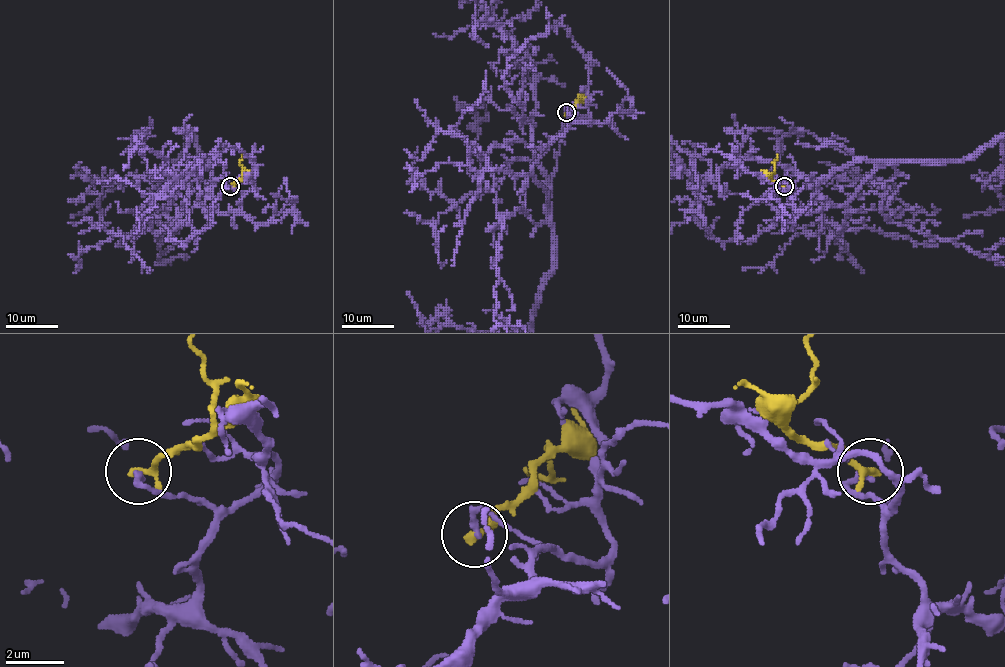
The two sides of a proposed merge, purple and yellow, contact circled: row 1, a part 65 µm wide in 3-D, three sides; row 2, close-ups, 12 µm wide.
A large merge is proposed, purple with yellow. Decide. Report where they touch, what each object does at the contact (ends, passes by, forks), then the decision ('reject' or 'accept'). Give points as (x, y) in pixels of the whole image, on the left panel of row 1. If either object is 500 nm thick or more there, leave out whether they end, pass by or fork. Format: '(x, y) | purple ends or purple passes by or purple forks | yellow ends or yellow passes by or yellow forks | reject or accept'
(230, 186) | purple ends | yellow passes by | reject

